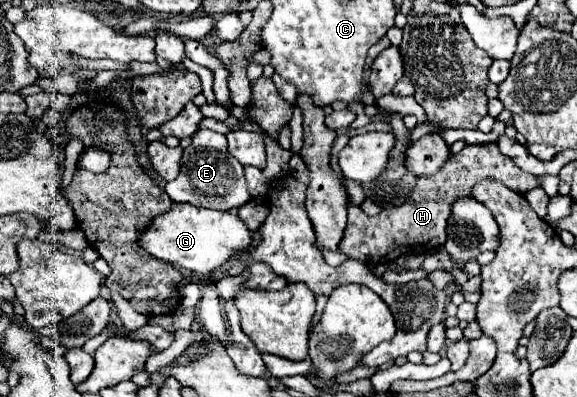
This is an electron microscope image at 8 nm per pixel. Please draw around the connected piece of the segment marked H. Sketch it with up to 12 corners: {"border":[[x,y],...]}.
{"border":[[495,142],[465,146],[397,208],[349,206],[343,254],[437,250],[453,202],[485,178],[539,186]]}

